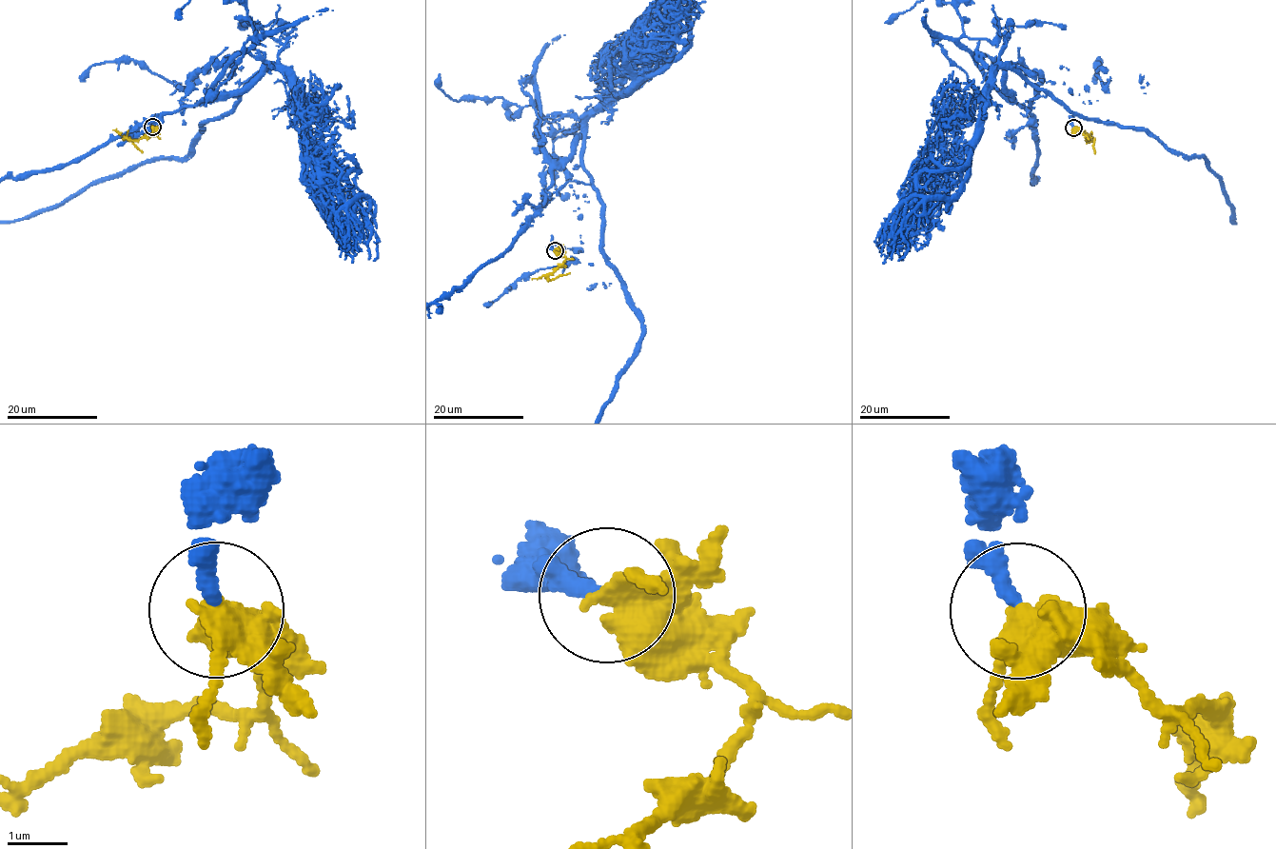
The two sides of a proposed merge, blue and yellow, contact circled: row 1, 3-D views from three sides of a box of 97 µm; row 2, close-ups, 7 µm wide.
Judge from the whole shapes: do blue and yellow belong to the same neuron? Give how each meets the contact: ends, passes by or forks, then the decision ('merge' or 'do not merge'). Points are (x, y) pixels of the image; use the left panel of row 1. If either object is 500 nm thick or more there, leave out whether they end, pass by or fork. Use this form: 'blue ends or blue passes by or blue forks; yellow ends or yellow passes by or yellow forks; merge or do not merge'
blue ends; yellow passes by; do not merge

